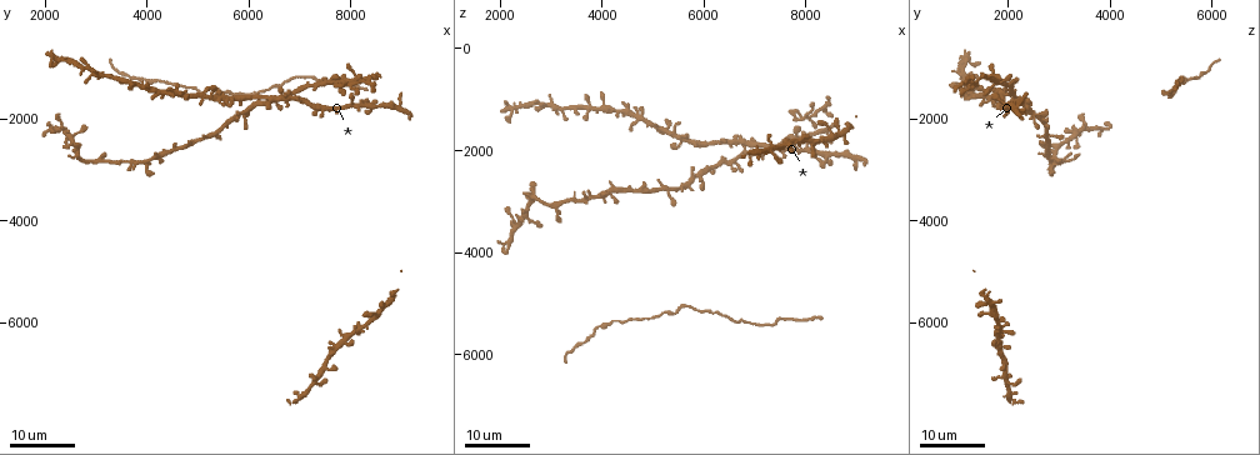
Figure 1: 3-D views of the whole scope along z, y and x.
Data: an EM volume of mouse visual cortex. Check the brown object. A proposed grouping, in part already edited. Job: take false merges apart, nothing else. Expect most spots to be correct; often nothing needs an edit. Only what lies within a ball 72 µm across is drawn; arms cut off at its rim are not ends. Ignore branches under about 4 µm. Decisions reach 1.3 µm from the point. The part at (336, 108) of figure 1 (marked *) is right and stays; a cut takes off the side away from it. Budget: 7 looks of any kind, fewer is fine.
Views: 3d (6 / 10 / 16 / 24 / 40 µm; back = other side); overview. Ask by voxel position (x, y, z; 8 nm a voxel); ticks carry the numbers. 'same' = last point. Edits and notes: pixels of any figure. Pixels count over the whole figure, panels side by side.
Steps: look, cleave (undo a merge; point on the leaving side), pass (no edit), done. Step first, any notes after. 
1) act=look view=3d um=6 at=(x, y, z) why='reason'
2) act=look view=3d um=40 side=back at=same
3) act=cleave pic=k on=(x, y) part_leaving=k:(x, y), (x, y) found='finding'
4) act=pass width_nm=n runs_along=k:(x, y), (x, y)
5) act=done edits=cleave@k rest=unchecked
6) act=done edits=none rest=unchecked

act=look view=3d um=24 at=(6800, 1550, 1950) why='small branch off a trunk'

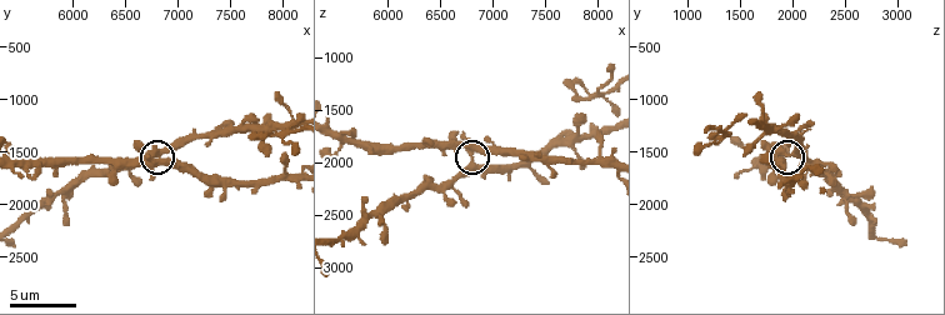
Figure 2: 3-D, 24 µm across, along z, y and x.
act=look view=3d um=10 at=(6800, 1540, 1920)

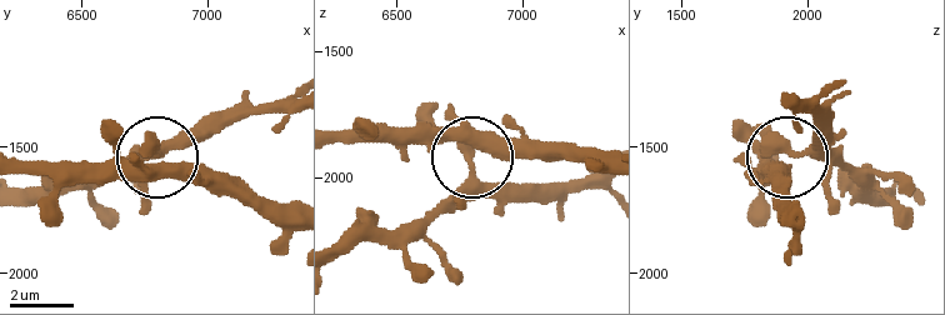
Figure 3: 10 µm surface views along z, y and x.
act=pass width_nm=330 found='one neuron here'

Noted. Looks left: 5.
act=look view=3d um=16 at=(5250, 2350, 2800) why='three arms meet'

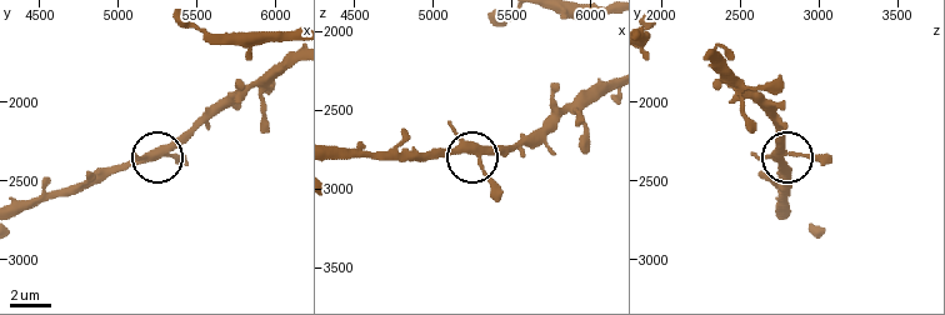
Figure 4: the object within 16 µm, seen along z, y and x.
act=look view=3d um=6 at=(5280, 2320, 2820) why='zoom in'

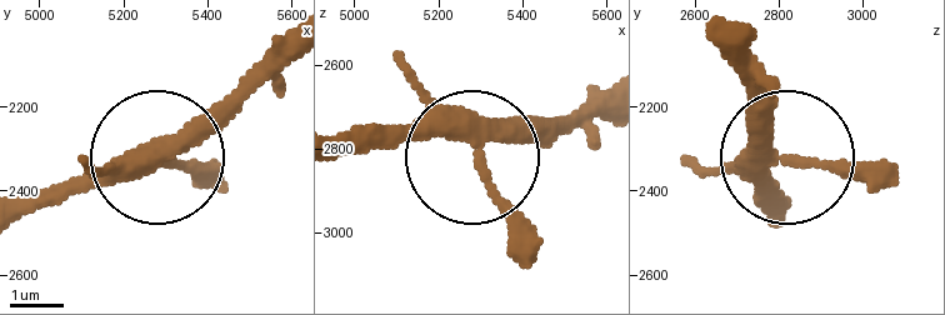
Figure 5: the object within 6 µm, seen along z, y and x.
act=look view=3d um=6 side=back at=(5290, 2315, 2805) why='from behind'

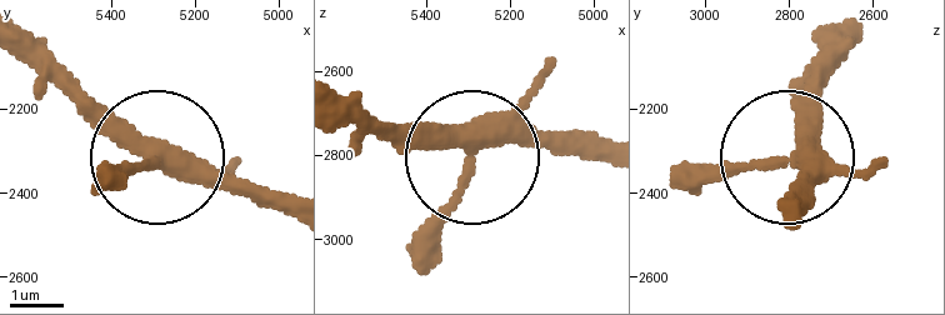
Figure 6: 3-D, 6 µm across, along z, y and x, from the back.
act=pass side_arm_um=37 runs_along=6:(336, 91), (470, 154), (586, 135) found='one neuron here'

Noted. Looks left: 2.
act=look view=3d um=16 at=(2600, 2700, 2900) why='sudden change in width'

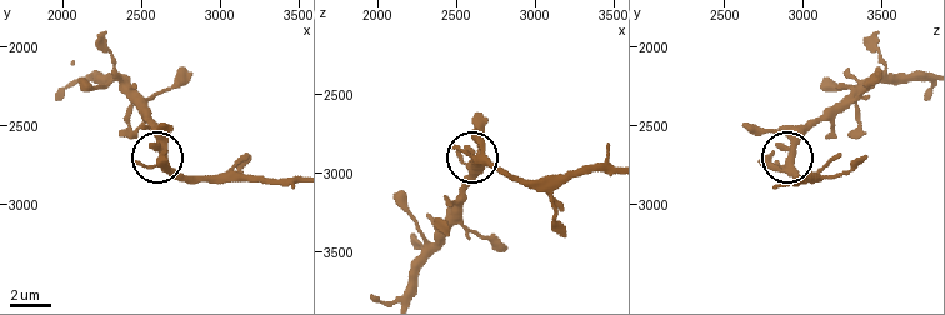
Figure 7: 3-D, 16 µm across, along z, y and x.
act=look view=3d um=6 at=(2640, 2720, 2920)

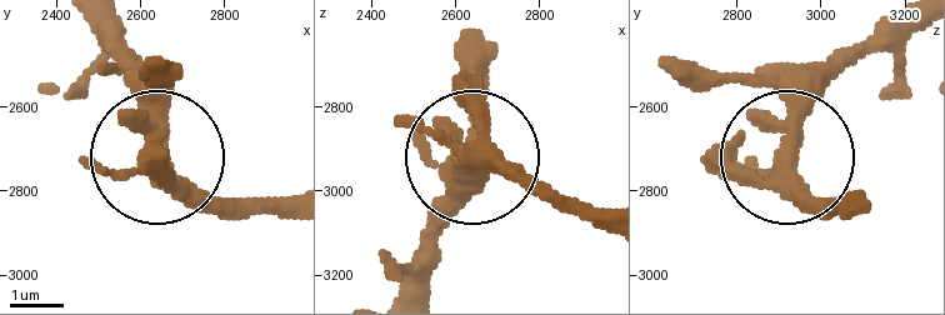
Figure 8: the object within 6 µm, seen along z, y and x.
act=pass width_nm=360 runs_along=8:(605, 208), (539, 199), (471, 154), (449, 204) found='all the same neuron'

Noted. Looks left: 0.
act=done edits=none rest=unchecked

